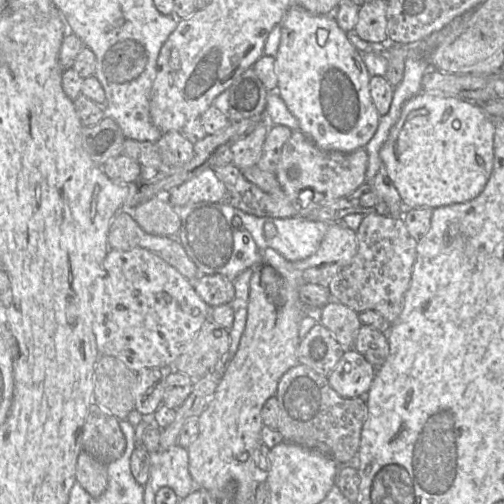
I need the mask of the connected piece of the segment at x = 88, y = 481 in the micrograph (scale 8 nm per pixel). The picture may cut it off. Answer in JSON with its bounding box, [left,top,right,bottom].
[76,450,108,498]

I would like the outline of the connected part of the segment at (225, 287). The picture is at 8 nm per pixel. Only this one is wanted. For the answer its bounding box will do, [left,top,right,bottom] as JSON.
[191,274,235,308]

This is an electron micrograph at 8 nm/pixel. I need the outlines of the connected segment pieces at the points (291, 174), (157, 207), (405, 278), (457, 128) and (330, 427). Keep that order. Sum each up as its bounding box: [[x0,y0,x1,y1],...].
[[213,130,368,217],[132,196,181,237],[328,213,417,324],[379,91,495,209],[275,363,367,464]]

